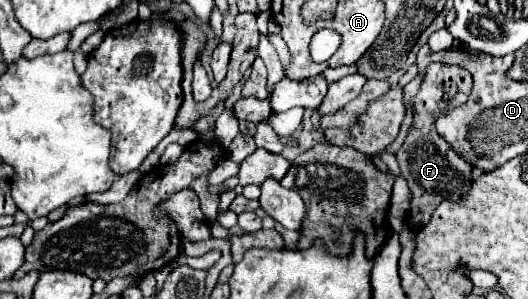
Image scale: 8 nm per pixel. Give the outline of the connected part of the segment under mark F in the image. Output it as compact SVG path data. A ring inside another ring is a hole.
M431 63L425 69L423 83L413 99L413 123L409 127L405 143L395 153L401 169L401 177L409 183L409 189L413 193L413 205L405 217L407 225L411 225L413 229L423 227L423 223L431 219L431 211L443 199L457 199L457 195L461 195L463 191L467 191L467 187L471 187L473 167L467 161L463 161L459 155L455 155L455 151L451 151L451 147L435 133L435 125L433 125L439 115L445 115L447 111L463 103L471 95L471 87L473 87L471 75L463 67Z

